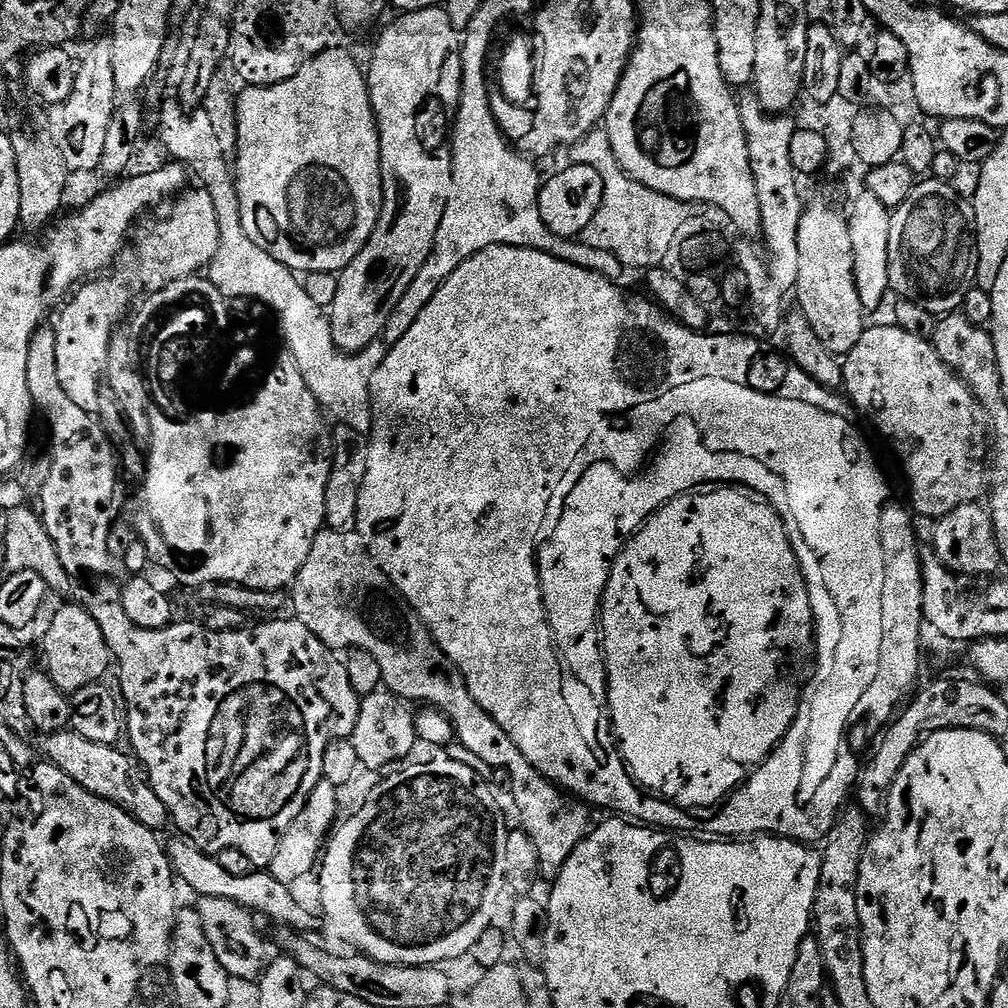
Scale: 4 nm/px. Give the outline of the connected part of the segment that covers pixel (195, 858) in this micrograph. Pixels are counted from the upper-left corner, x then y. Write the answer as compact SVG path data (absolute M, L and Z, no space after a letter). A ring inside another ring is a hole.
M176 840L172 845L169 843L166 851L169 860L172 861L172 870L178 877L179 883L181 885L189 884L196 891L197 897L226 898L230 902L241 904L244 908L251 910L257 917L266 916L270 920L273 919L277 923L276 925L287 926L301 934L316 934L312 932L319 930L321 917L319 915L316 917L292 893L293 889L278 878L274 878L271 871L253 870L245 876L235 877L234 874L228 874L219 865L215 855L207 856L202 849L195 848L194 845L187 844L184 840Z

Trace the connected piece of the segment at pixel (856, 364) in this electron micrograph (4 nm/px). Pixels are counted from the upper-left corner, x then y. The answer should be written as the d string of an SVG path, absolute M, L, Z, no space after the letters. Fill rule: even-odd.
M868 326L865 327L862 338L858 338L858 346L854 346L854 350L850 350L848 355L843 357L842 363L844 365L843 391L846 393L847 399L854 405L855 411L857 408L858 411L865 412L872 419L873 426L896 447L896 452L900 455L901 462L904 463L904 472L908 475L909 486L912 487L910 508L917 517L919 517L918 515L925 516L929 522L935 522L941 520L946 514L950 514L950 510L958 510L963 504L977 503L983 492L985 495L990 484L990 425L988 416L984 413L984 408L974 398L972 391L960 380L960 377L948 369L946 362L942 362L942 358L938 358L931 340L923 340L914 334L906 334L906 330L895 326L889 326L889 328Z

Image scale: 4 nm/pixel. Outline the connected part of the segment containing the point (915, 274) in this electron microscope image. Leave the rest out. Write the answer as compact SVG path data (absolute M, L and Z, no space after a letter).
M924 178L917 183L916 189L910 194L910 198L906 198L906 202L902 202L902 206L898 206L892 212L892 221L890 222L890 250L888 251L888 269L890 270L890 278L888 283L893 293L897 297L913 300L918 302L918 306L922 306L926 310L930 310L934 314L952 314L957 310L963 309L964 299L968 291L976 283L976 271L978 270L978 242L976 241L976 215L972 209L971 203L967 199L960 200L960 196L947 184L944 180L928 180L932 178Z

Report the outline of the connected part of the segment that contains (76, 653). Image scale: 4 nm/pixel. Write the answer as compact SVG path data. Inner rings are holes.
M73 606L73 608L60 608L52 616L48 624L48 633L44 636L44 664L48 677L66 694L82 690L82 686L101 683L105 679L108 668L110 672L110 653L106 646L106 638L102 638L102 630L98 622L84 608Z

